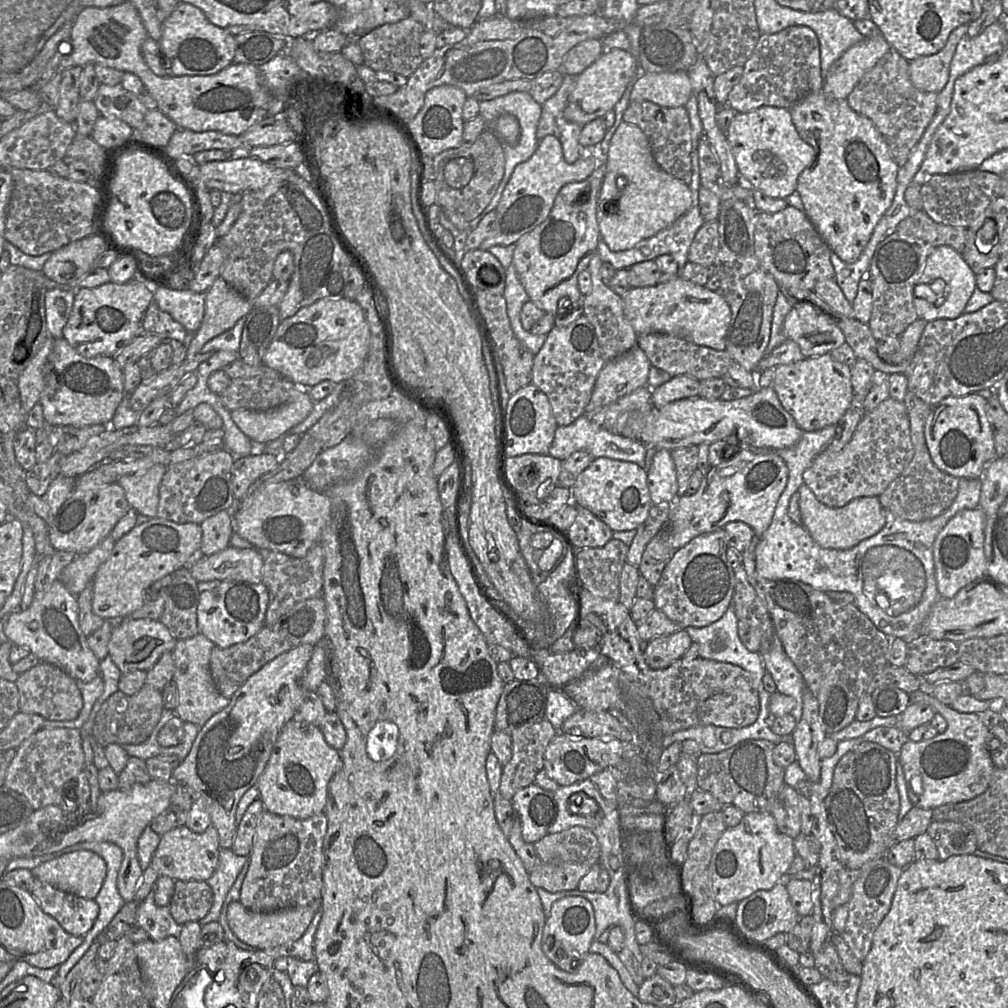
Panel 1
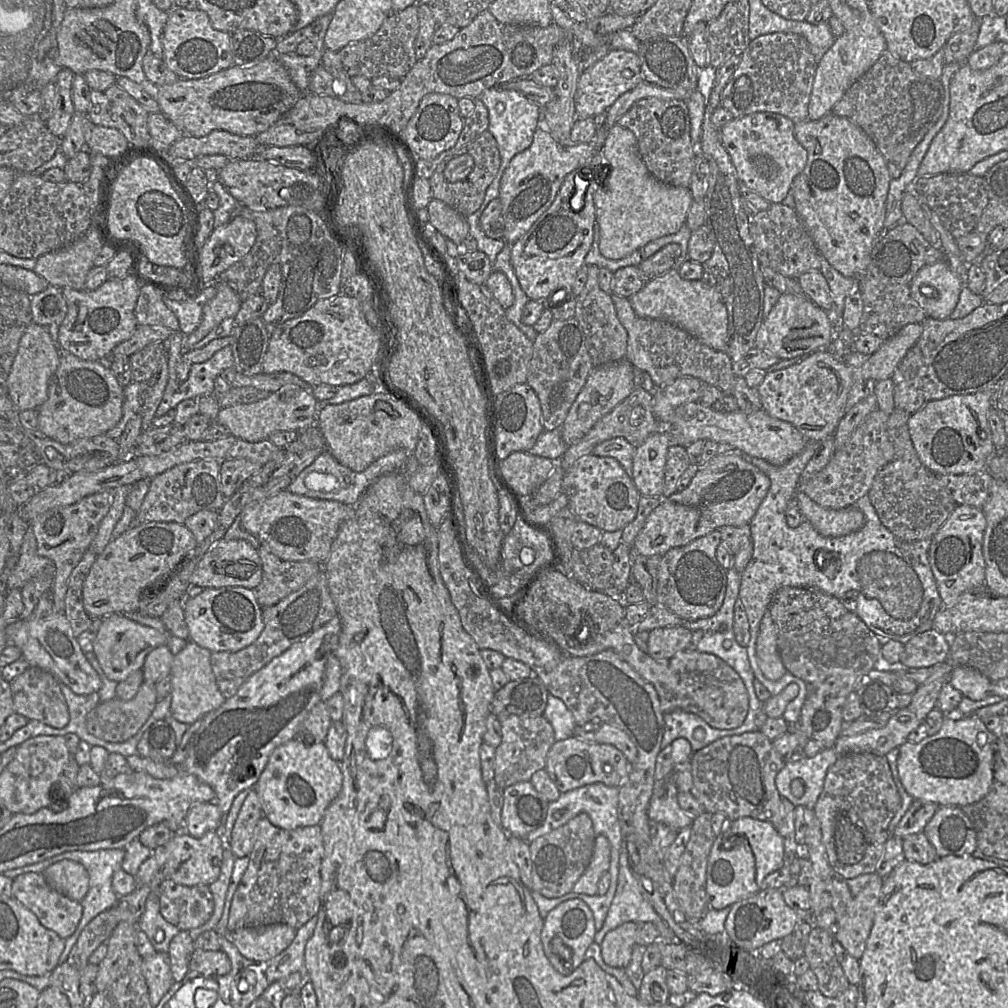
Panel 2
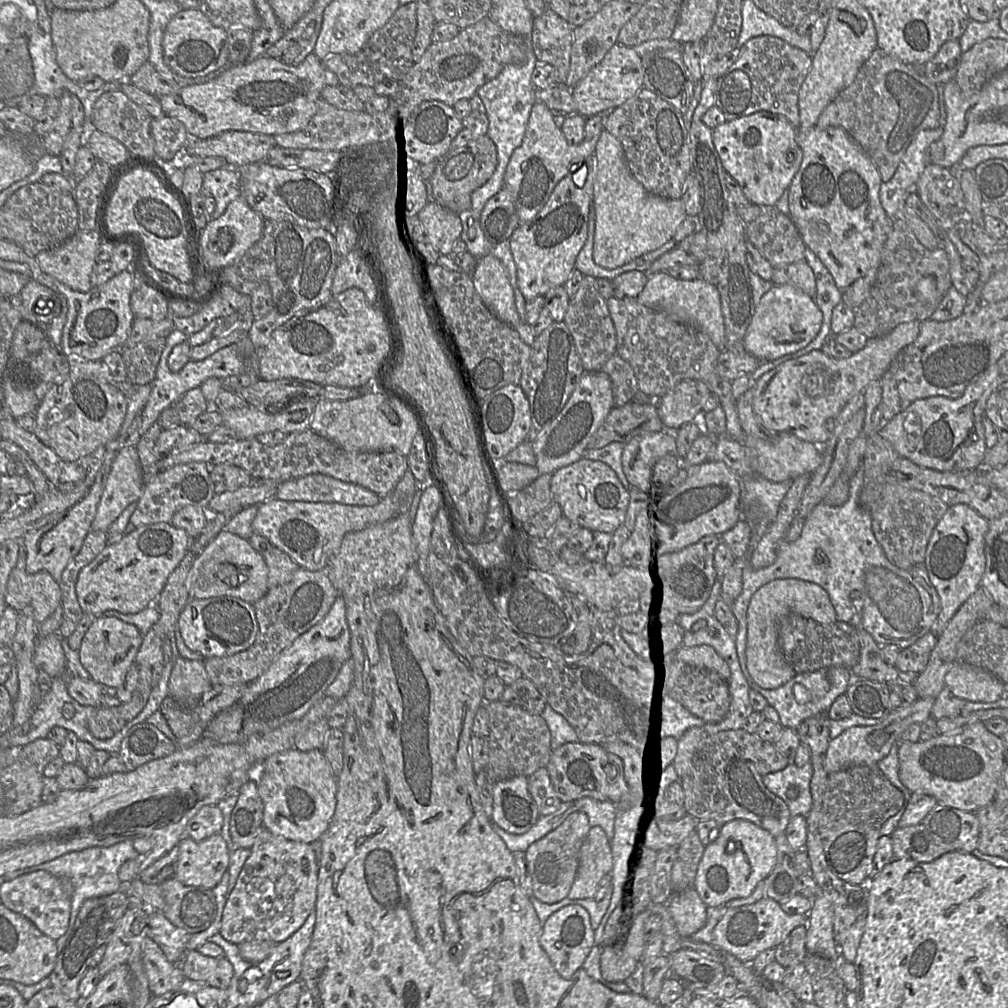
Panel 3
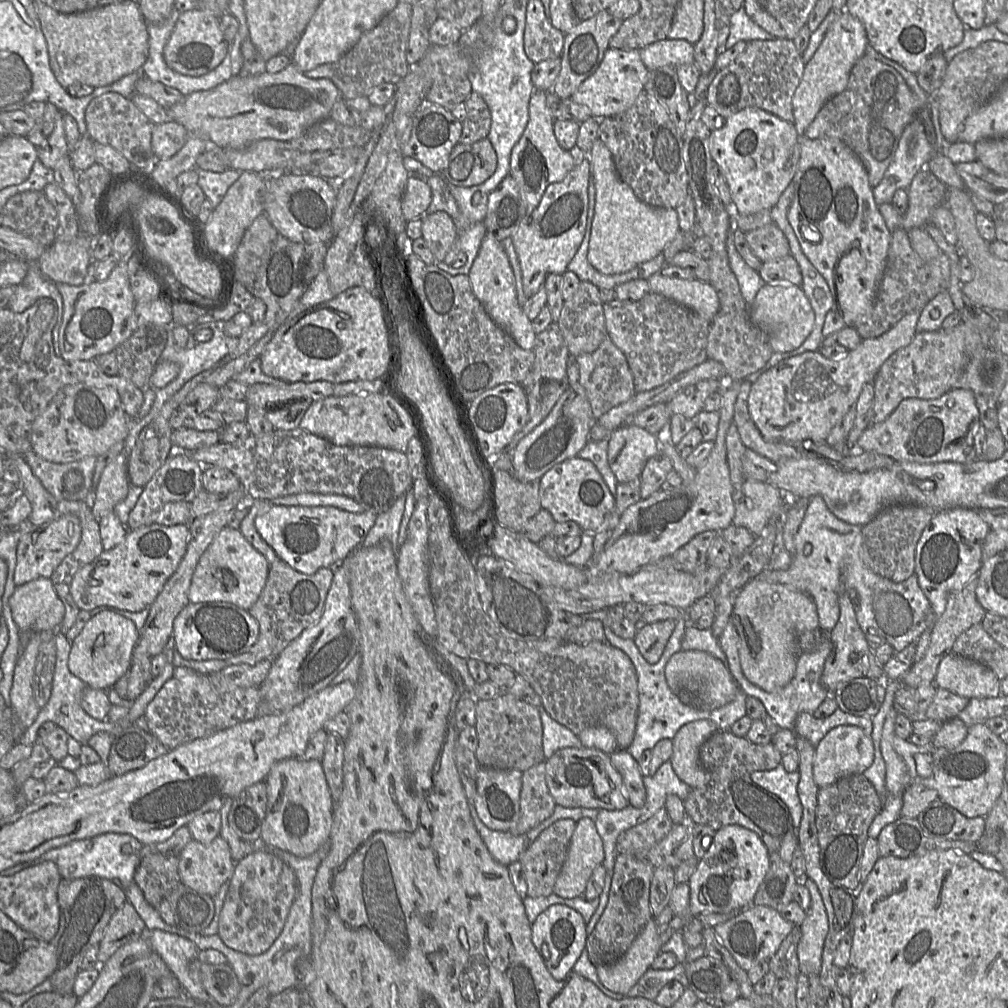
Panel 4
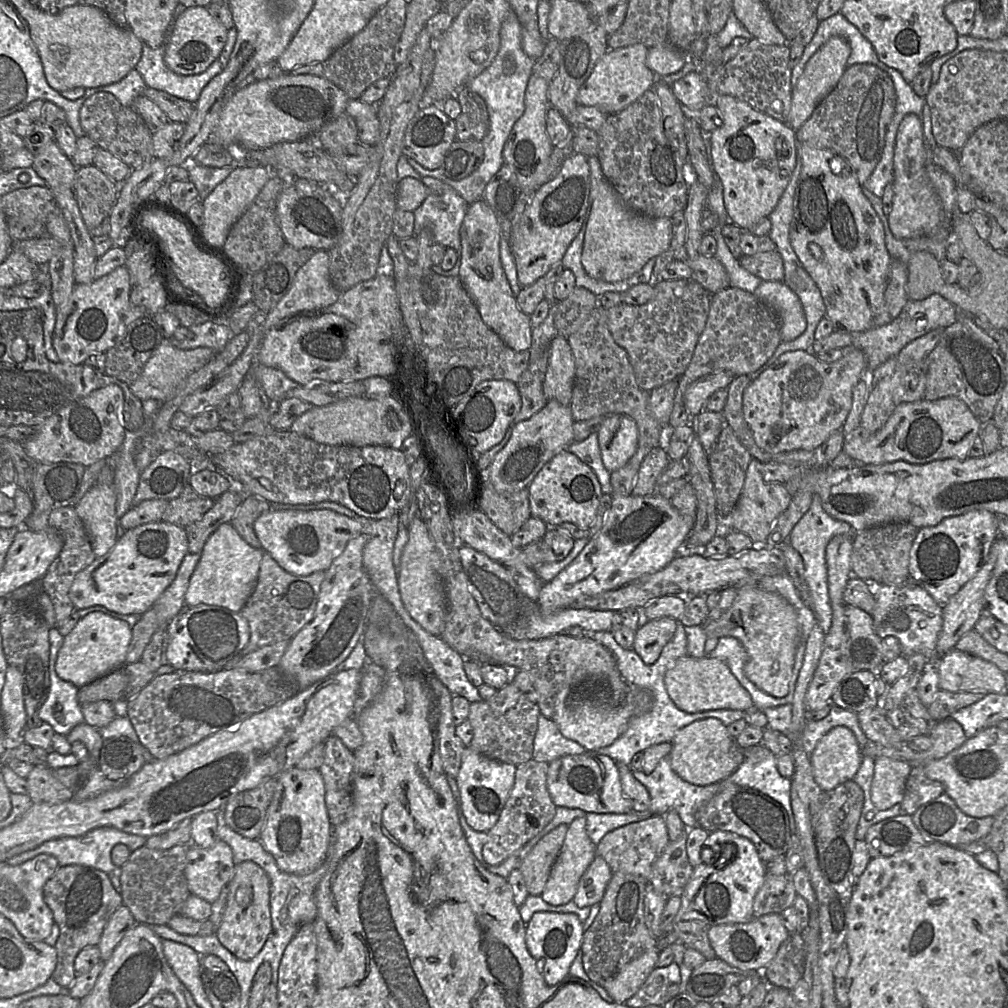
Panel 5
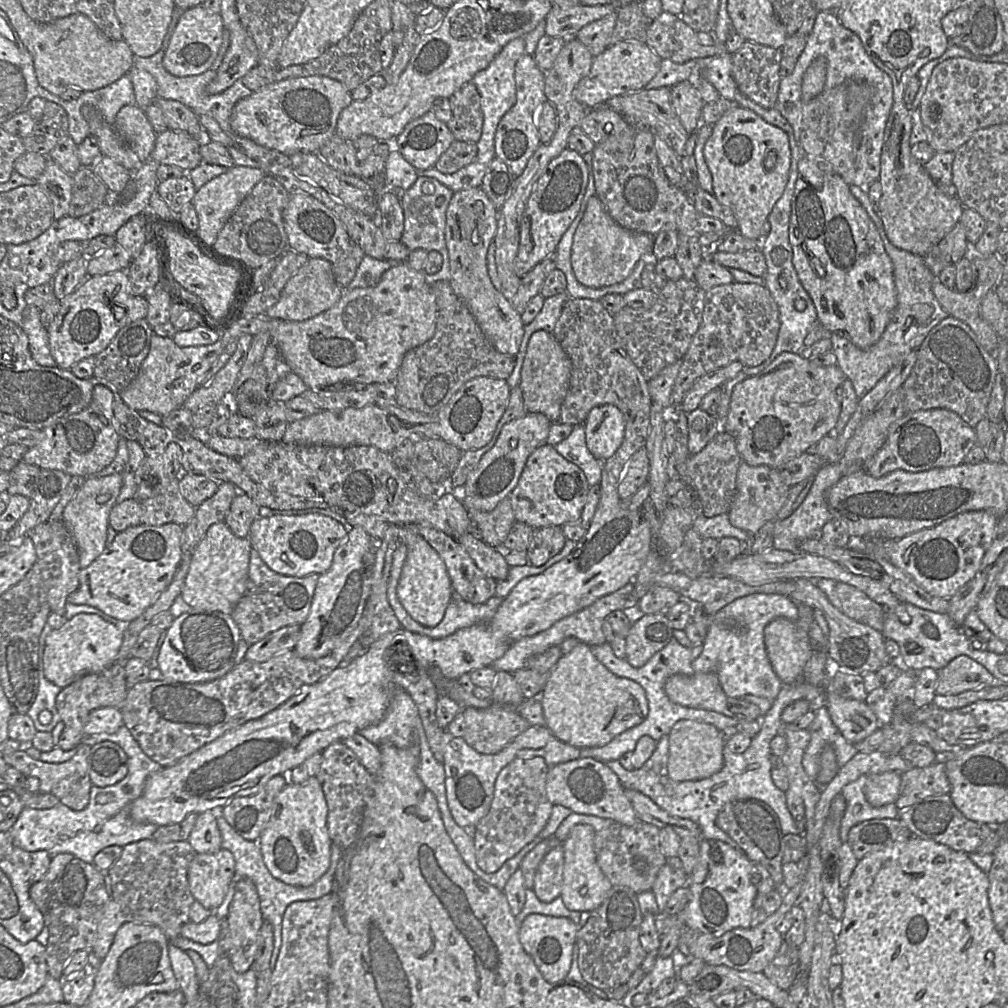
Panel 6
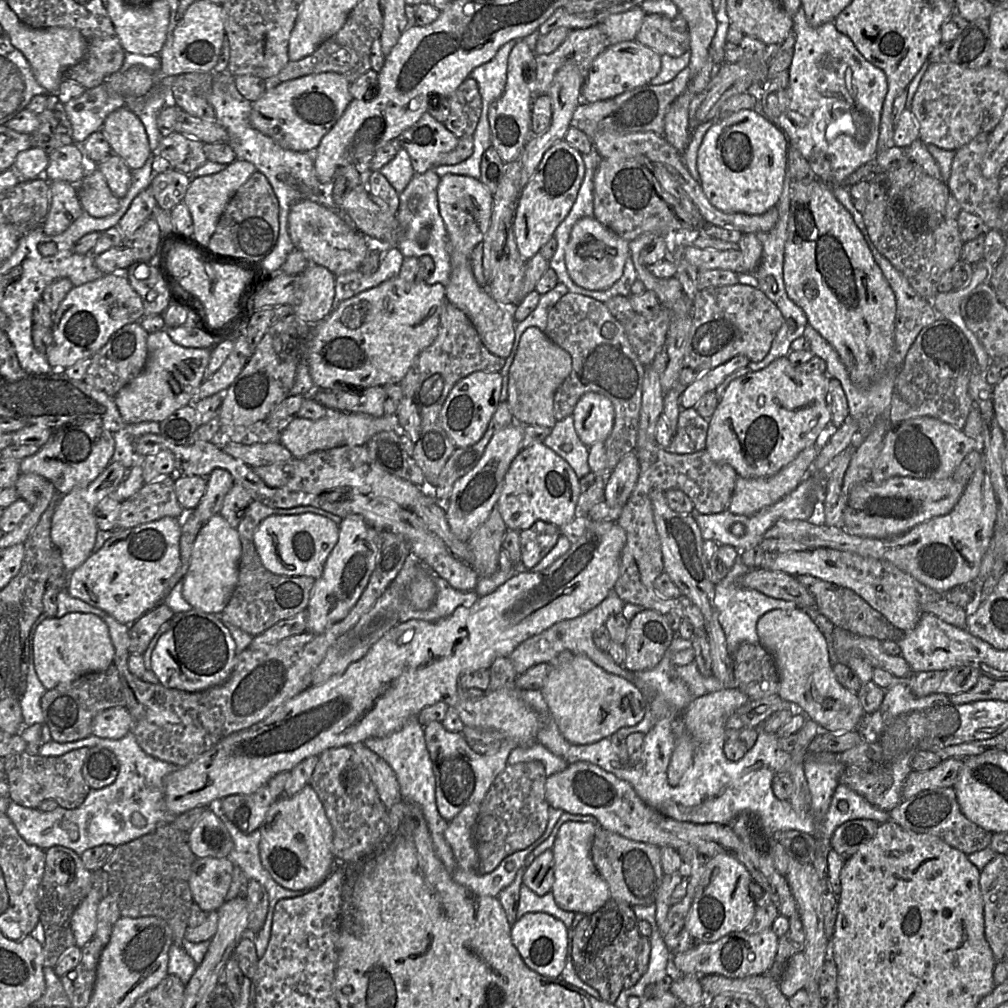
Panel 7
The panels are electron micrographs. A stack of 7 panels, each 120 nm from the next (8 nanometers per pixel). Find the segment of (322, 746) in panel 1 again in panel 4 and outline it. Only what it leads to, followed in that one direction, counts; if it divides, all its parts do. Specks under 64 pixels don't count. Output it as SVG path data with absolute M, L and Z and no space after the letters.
M320 760L278 761L270 769L265 783L267 804L261 829L261 842L265 846L307 857L329 841L334 802Z

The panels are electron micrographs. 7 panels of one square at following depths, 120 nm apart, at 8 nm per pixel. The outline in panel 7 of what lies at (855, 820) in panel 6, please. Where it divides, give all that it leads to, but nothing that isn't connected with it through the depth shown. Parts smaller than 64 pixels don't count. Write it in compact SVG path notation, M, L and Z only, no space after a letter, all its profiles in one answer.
M839 784L835 790L833 798L831 800L831 804L825 816L822 819L820 824L817 824L817 821L814 815L809 811L809 814L801 814L807 816L807 828L812 830L815 834L814 836L818 838L817 844L817 855L814 861L814 868L816 869L820 881L824 878L827 878L827 857L826 853L830 848L830 840L834 833L834 831L843 823L855 819L867 819L876 821L879 824L885 823L889 820L889 813L879 808L875 807L871 803L869 803L865 798L859 795L857 792L849 788L844 784Z

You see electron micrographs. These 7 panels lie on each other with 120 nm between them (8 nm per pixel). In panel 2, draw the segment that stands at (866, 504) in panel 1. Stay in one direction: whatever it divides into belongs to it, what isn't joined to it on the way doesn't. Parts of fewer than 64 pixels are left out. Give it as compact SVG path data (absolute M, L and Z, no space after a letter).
M801 490L796 492L795 498L798 501L804 521L808 521L818 533L825 537L834 538L845 536L858 531L864 525L864 515L862 511L859 508L854 507L854 505L836 510L823 508L812 501L807 494Z

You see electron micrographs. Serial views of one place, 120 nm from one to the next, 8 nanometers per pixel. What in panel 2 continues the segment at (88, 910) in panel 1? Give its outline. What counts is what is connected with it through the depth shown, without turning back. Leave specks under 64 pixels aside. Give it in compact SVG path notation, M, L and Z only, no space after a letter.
M26 872L13 878L11 895L31 910L45 928L54 931L63 939L76 931L83 914L80 901L75 901L53 888L40 872Z

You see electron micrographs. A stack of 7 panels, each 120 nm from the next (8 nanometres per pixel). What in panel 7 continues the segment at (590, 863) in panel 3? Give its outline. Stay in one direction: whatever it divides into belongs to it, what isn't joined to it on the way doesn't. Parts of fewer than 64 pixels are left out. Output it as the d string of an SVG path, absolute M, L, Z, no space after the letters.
M552 849L544 851L527 866L523 884L538 896L551 892L555 881L555 861Z

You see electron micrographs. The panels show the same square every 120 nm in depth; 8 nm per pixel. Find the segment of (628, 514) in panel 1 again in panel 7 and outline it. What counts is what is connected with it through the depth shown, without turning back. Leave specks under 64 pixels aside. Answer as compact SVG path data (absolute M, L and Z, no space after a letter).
M543 442L523 448L511 462L496 507L508 530L522 531L536 521L562 527L578 514L580 479L573 468Z

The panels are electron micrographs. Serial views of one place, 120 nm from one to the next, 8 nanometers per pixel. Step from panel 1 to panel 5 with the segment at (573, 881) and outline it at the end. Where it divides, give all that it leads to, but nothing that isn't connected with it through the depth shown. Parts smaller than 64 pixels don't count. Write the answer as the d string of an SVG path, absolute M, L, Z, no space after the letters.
M567 824L558 825L544 835L523 859L519 871L530 895L542 894L551 869L561 851L567 830Z

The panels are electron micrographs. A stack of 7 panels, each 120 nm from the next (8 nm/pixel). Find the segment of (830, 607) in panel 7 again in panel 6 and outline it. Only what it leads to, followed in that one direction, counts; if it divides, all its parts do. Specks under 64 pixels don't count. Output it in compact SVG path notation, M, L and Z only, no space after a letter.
M810 579L810 581L823 591L828 600L843 614L875 630L882 631L885 609L880 604L870 599L864 592L850 584L831 579Z

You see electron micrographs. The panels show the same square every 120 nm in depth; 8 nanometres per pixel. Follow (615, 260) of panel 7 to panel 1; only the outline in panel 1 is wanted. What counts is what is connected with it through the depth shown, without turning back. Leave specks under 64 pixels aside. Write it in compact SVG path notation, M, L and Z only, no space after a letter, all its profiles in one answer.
M624 121L611 138L606 161L606 173L598 195L597 220L600 238L611 251L624 251L671 226L693 205L688 185L662 170L654 160L649 140L636 125Z

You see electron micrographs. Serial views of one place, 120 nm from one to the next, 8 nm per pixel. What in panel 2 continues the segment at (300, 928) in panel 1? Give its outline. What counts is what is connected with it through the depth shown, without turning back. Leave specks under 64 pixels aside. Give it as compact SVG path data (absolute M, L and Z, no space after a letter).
M287 924L246 927L231 932L231 942L247 959L269 961L294 940L297 929Z

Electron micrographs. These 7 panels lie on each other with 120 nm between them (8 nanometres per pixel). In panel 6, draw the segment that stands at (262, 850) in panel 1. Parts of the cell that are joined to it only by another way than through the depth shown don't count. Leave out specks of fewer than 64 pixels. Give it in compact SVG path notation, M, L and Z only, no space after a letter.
M237 877L234 883L234 896L225 919L229 937L229 960L237 973L244 973L253 965L259 947L259 933L263 922L260 899L255 884L248 878Z

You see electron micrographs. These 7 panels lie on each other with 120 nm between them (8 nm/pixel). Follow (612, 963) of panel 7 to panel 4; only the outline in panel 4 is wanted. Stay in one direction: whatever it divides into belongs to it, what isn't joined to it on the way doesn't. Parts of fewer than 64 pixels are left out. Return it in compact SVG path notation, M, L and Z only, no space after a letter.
M617 855L607 905L586 939L585 950L595 967L609 965L620 959L653 917L650 908L650 886L654 869L648 859Z

